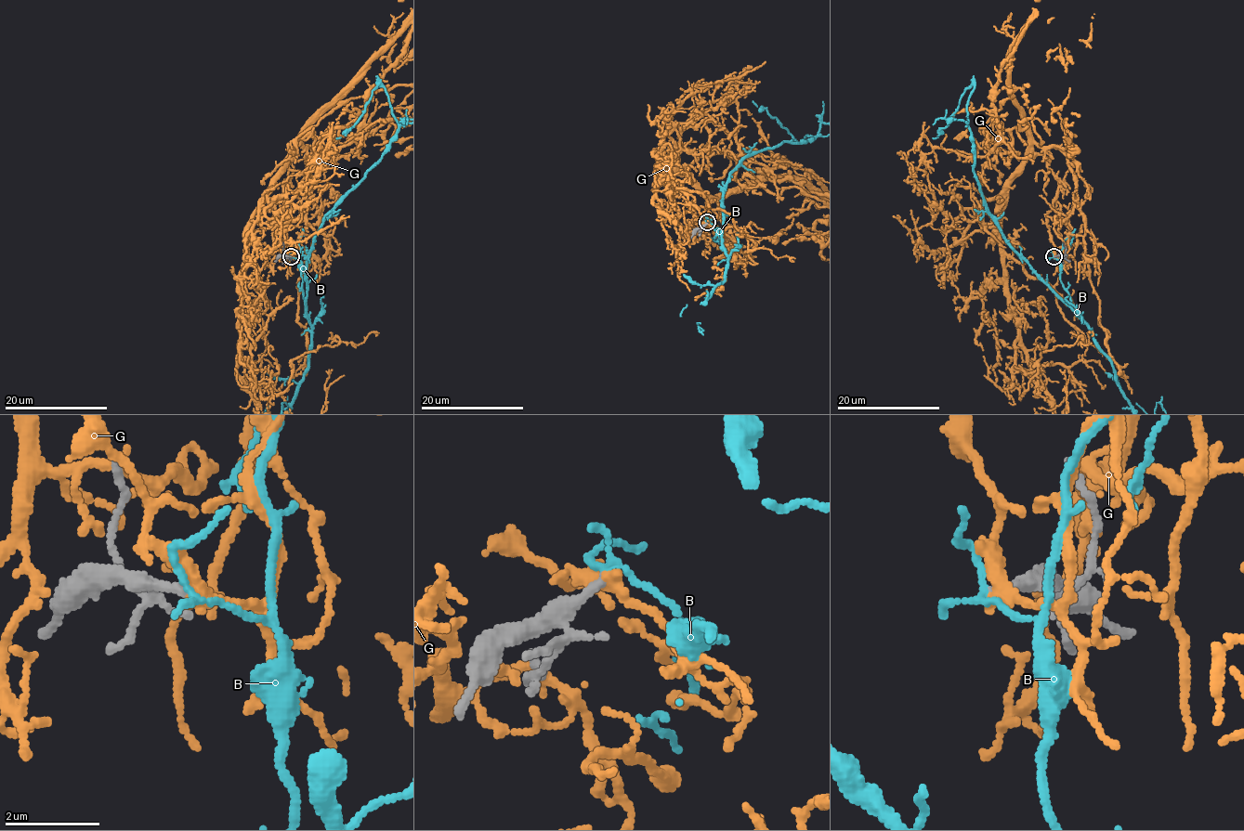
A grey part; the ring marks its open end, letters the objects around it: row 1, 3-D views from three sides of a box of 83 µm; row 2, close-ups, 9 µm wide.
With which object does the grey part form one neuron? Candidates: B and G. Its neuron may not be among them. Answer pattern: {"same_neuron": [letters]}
{"same_neuron": []}

